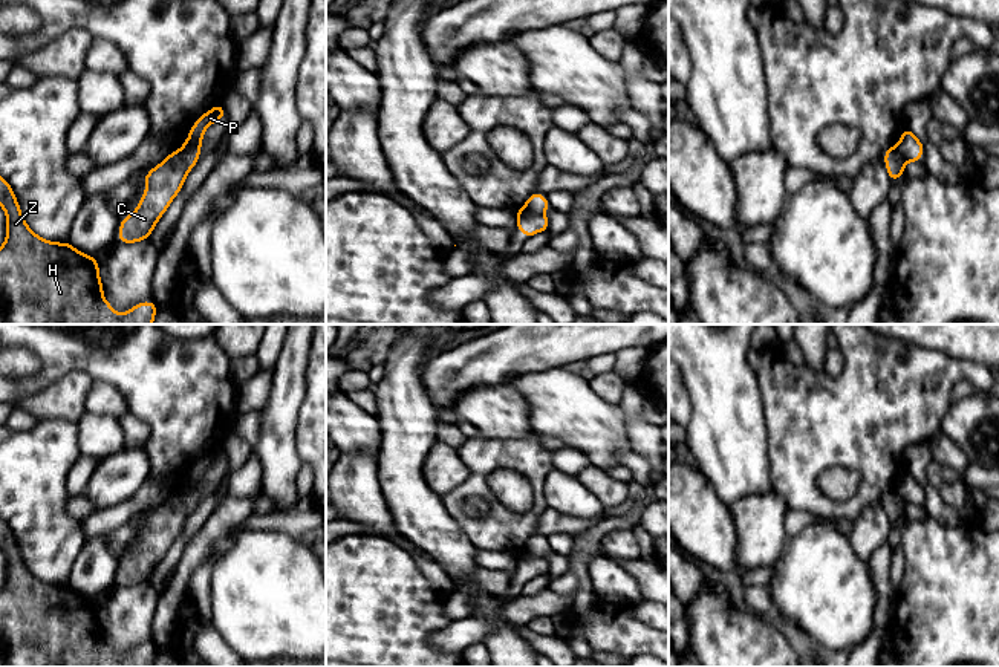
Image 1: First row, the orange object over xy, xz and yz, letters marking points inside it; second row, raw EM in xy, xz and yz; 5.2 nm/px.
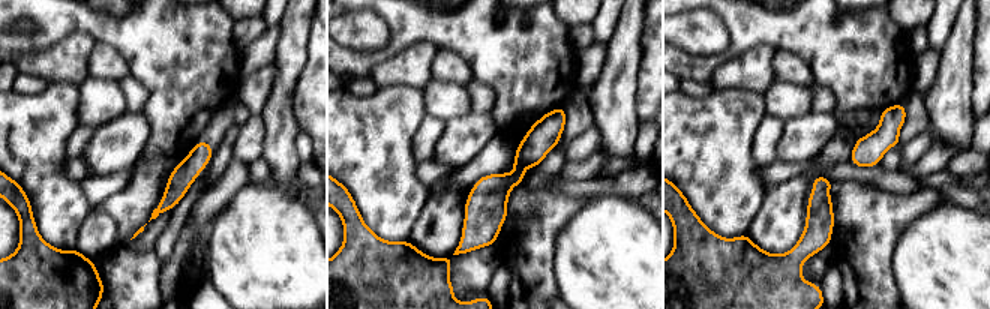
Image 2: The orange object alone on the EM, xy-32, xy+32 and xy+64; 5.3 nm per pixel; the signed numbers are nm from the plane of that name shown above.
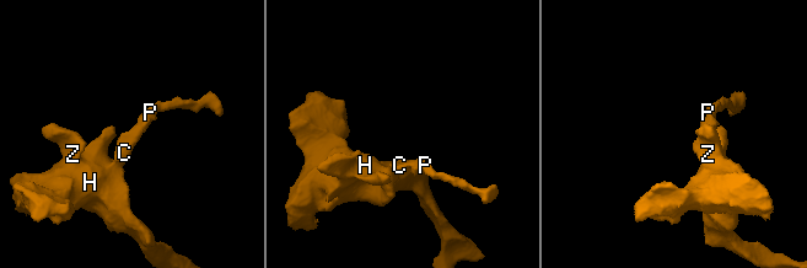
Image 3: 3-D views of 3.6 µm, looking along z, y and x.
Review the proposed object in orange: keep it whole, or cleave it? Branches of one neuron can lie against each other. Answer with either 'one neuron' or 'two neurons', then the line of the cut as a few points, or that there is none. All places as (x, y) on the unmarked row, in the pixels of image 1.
two neurons | xz (540, 554), (522, 554), (517, 559)

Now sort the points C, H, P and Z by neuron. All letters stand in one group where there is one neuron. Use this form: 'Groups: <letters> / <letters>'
Groups: C H Z / P

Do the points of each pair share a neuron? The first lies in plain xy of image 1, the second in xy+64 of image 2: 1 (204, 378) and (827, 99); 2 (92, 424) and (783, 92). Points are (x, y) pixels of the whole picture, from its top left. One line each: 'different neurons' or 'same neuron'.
1: different neurons
2: same neuron

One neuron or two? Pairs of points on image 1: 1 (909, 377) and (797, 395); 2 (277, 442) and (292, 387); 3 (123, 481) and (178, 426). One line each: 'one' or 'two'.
1: one
2: one
3: two

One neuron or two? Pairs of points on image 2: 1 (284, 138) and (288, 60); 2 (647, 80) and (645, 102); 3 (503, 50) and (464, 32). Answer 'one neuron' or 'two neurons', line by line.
1: one neuron
2: one neuron
3: one neuron

